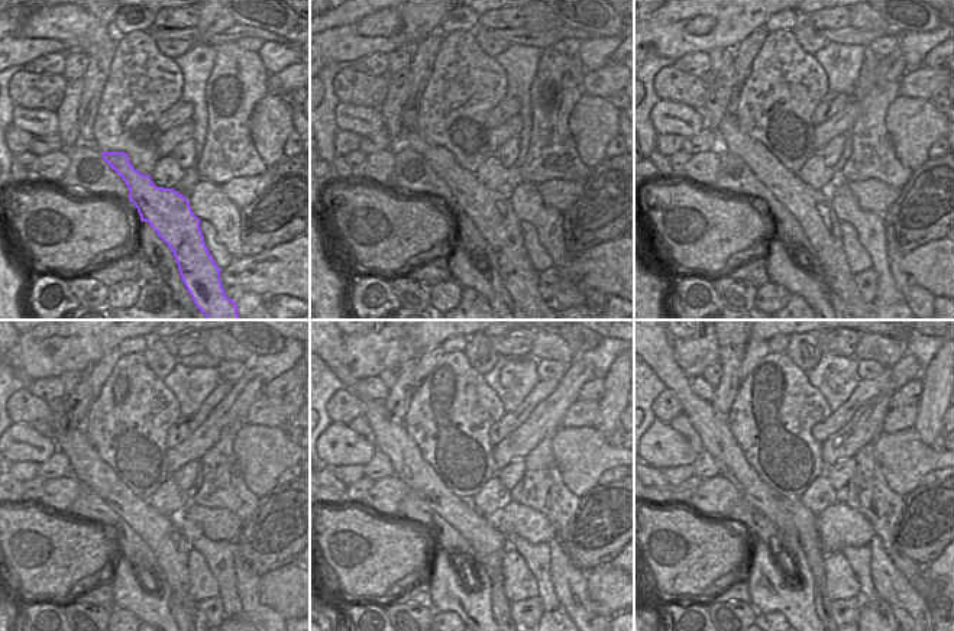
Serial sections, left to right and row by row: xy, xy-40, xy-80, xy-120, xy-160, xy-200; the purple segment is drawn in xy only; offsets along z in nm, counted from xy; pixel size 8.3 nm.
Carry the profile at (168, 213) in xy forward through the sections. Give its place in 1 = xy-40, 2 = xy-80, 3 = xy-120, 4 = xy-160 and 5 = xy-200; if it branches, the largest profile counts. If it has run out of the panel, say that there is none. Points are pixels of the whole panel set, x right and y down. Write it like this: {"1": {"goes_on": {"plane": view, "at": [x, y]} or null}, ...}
{"1": {"goes_on": {"plane": "xy-40", "at": [491, 212]}}, "2": {"goes_on": {"plane": "xy-80", "at": [812, 209]}}, "3": {"goes_on": {"plane": "xy-120", "at": [164, 536]}}, "4": {"goes_on": {"plane": "xy-160", "at": [490, 544]}}, "5": {"goes_on": {"plane": "xy-200", "at": [718, 442]}}}

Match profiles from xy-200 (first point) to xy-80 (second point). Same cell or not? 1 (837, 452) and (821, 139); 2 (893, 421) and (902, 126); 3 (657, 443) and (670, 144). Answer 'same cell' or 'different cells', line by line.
1: same cell
2: different cells
3: different cells

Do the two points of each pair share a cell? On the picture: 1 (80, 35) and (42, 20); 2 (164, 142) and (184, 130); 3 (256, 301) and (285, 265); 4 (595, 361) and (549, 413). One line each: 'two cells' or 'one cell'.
1: one cell
2: one cell
3: two cells
4: two cells

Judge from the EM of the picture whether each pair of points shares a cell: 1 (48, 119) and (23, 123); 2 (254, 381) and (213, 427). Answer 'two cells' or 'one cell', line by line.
1: one cell
2: one cell

